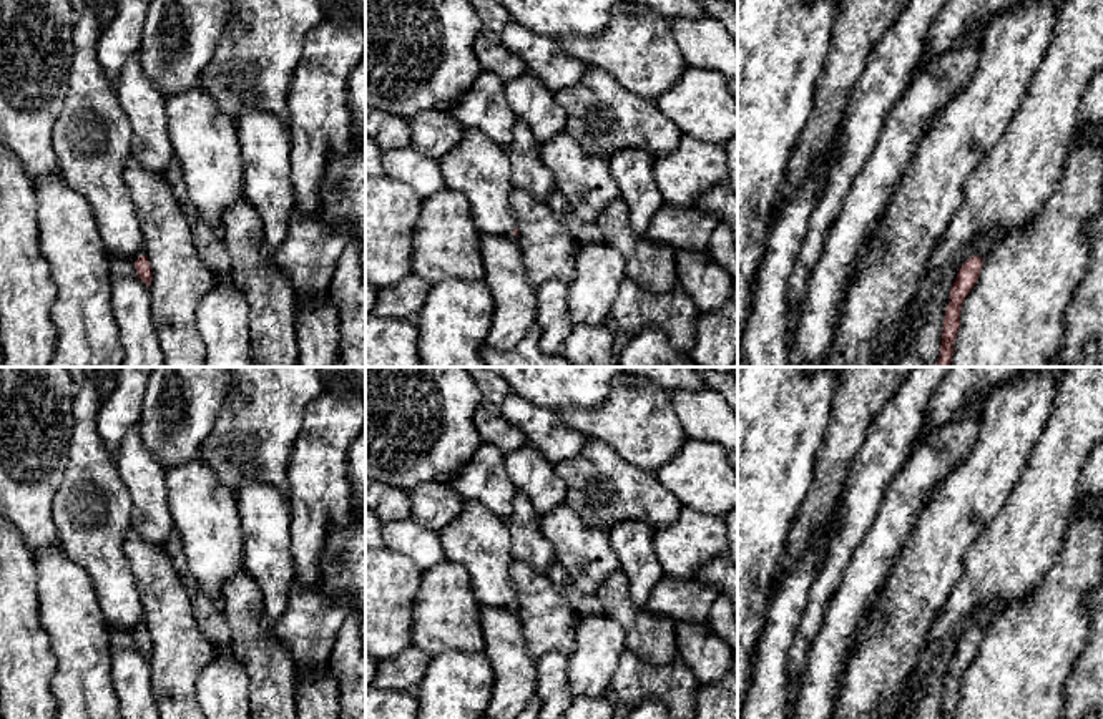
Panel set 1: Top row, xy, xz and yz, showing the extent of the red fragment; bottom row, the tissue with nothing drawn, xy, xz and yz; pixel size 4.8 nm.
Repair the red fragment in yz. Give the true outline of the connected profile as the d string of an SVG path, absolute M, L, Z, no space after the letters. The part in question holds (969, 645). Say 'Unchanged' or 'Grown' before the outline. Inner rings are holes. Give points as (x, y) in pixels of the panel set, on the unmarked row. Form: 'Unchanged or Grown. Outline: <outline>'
Grown. Outline: M992 598L983 606L973 628L970 631L967 631L963 634L963 638L958 641L957 653L950 659L950 673L949 673L949 677L945 682L940 719L953 719L957 704L960 701L962 676L980 648L980 641L983 638L983 629L985 629L987 623L990 621L990 618L993 614L998 613L1000 606L1002 606L1002 599Z

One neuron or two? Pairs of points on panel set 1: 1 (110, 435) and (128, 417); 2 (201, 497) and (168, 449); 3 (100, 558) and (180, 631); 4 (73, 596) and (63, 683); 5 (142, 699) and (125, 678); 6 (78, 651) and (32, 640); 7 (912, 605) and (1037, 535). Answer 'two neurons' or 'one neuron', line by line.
1: one neuron
2: two neurons
3: two neurons
4: one neuron
5: one neuron
6: two neurons
7: two neurons

